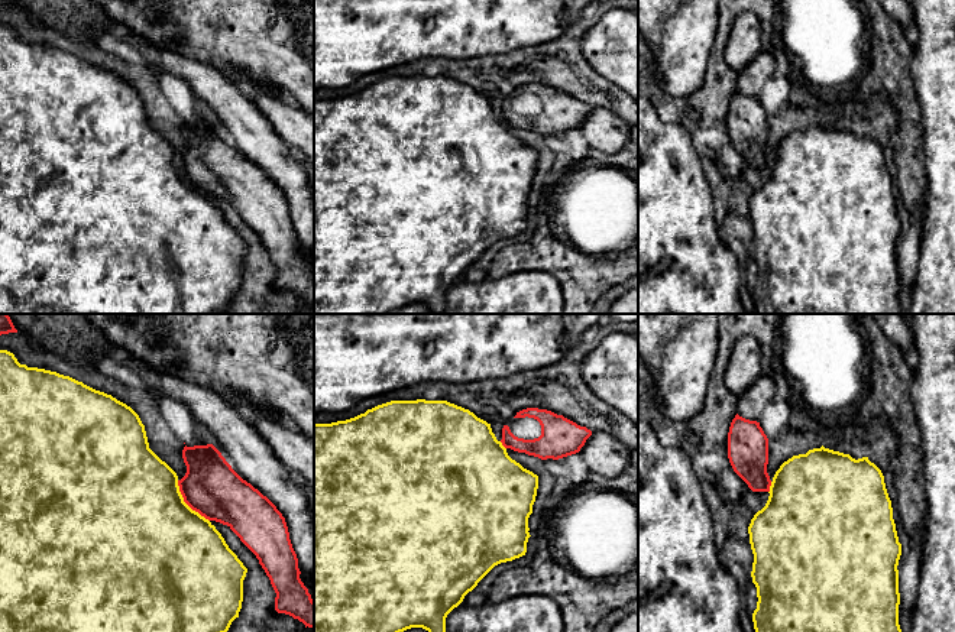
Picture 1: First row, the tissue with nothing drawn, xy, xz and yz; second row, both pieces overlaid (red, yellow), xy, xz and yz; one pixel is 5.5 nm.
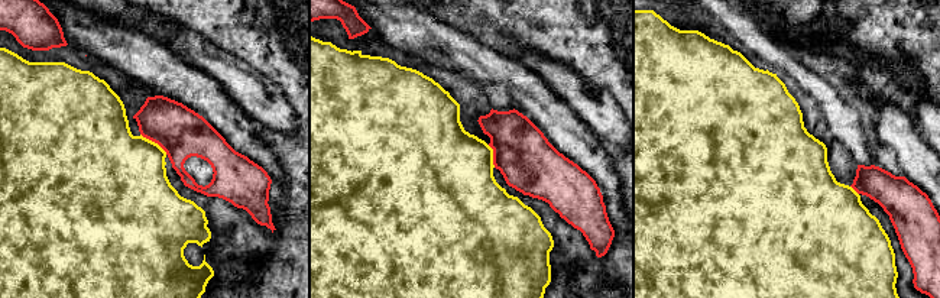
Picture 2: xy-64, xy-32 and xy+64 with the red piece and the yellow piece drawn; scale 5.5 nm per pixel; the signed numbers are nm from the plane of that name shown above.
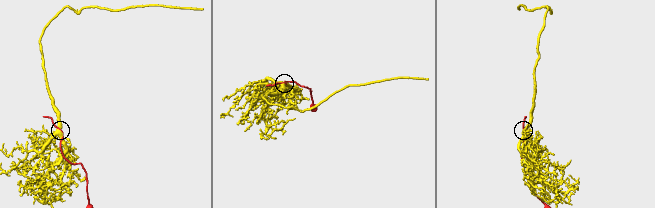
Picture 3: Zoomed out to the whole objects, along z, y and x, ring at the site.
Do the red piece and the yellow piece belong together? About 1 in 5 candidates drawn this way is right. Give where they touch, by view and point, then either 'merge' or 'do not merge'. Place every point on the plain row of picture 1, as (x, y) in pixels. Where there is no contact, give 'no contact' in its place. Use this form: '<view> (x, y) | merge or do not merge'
xy (187, 180) | do not merge

